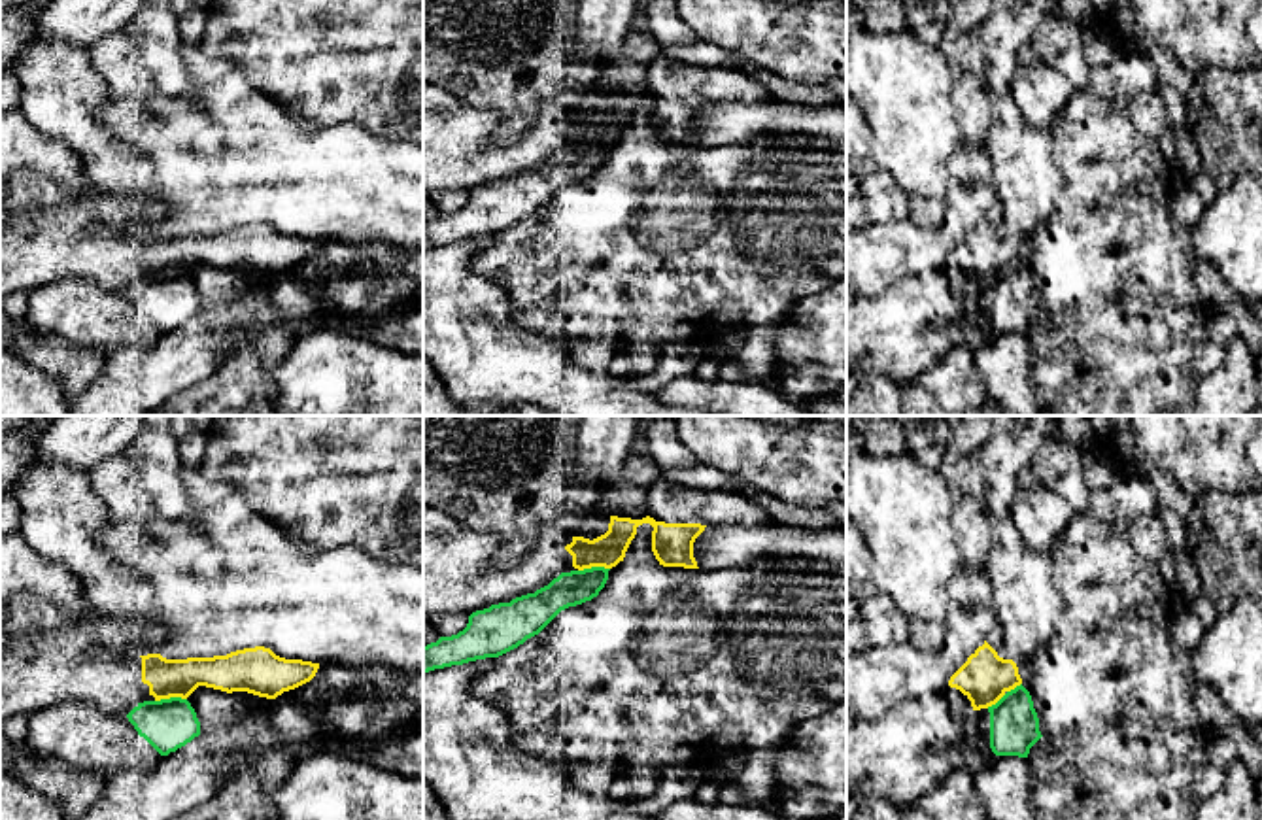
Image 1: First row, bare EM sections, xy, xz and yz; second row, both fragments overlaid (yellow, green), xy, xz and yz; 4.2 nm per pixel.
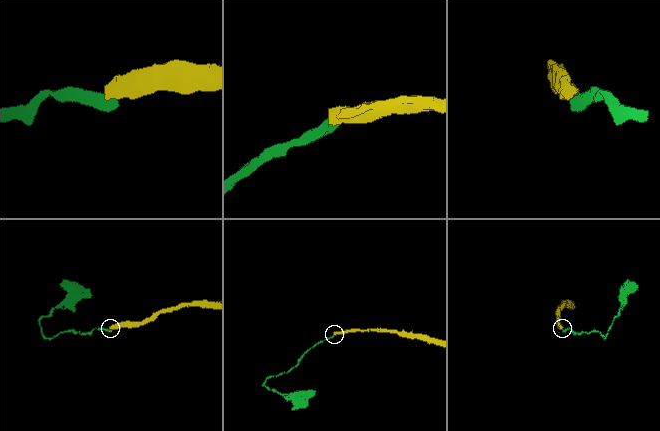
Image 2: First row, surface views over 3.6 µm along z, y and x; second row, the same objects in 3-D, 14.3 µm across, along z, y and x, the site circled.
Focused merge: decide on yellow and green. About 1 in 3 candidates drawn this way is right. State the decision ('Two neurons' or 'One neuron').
Two neurons

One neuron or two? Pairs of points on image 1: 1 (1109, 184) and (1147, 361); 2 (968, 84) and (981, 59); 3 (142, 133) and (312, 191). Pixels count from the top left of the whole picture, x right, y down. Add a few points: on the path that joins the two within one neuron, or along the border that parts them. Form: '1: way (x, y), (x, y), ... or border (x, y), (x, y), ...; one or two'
1: way (1113, 227), (1130, 244), (1132, 318); one
2: border (964, 68), (977, 74), (989, 89); two
3: way (184, 136), (223, 155), (271, 167); one

